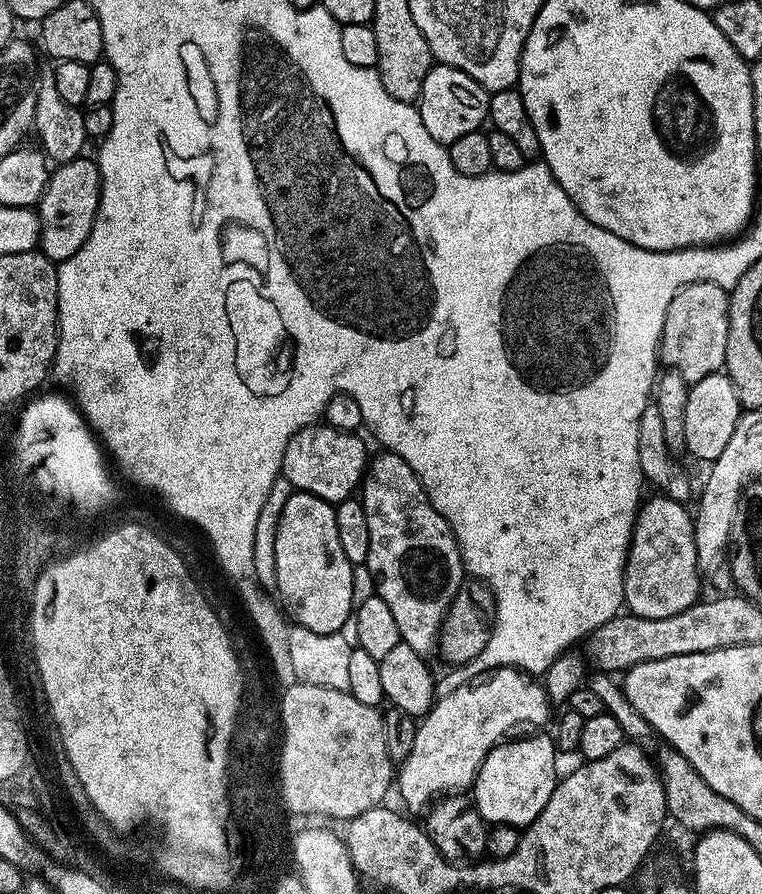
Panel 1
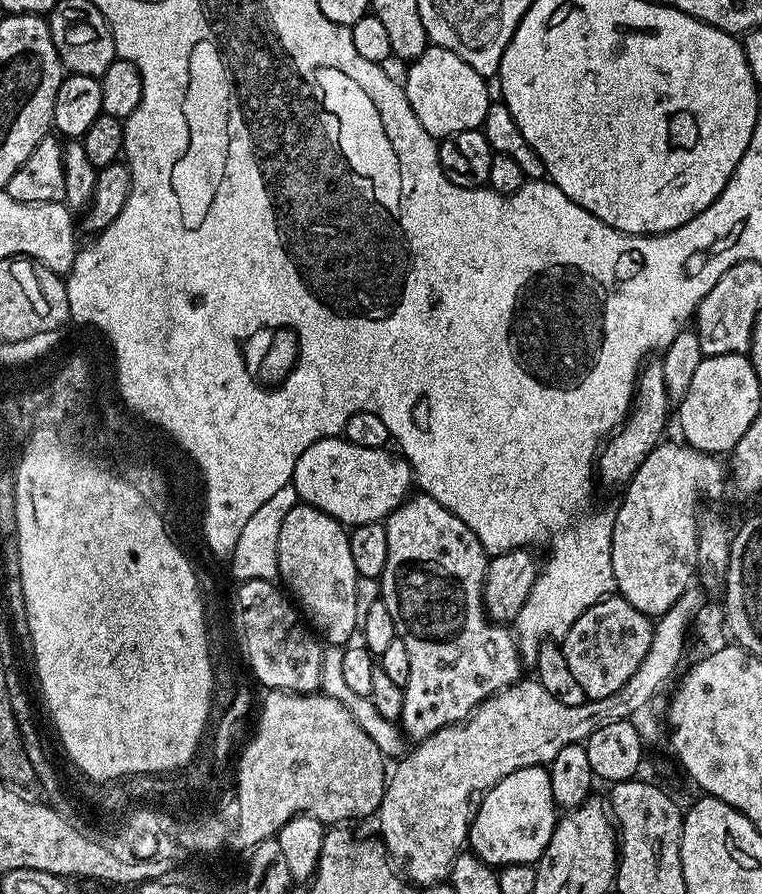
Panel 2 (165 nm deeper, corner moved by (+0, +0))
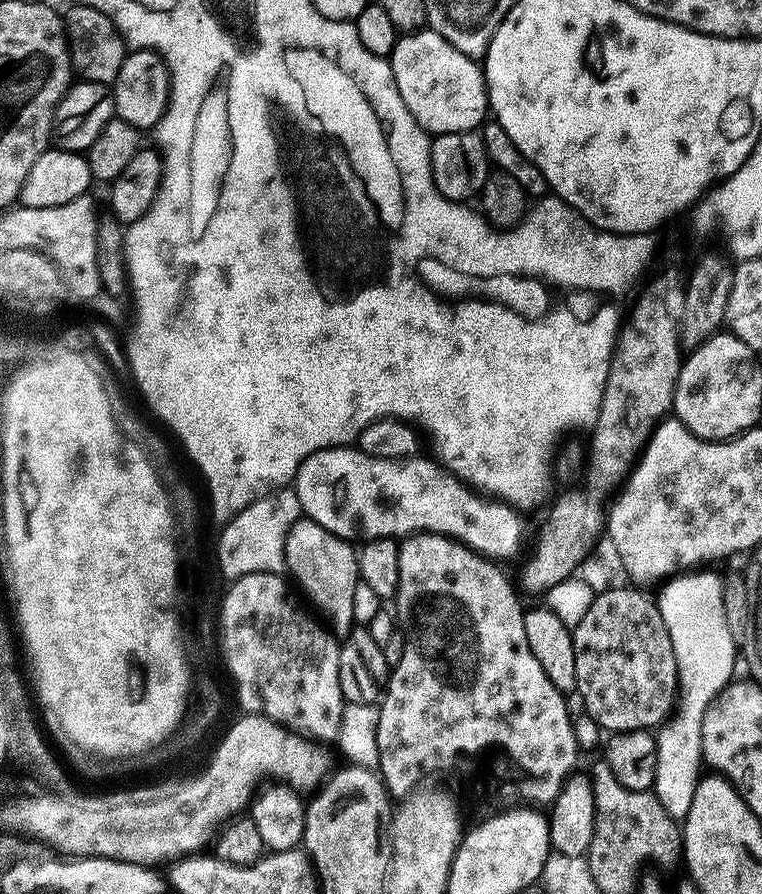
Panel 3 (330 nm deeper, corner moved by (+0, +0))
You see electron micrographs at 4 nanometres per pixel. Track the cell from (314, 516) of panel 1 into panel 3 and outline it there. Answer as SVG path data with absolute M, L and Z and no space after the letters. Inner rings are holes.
M301 518L293 524L284 547L287 575L300 583L299 591L312 599L311 607L317 613L324 612L323 619L340 638L347 637L354 626L354 590L360 579L357 555L357 549L344 537L334 535L318 522L307 518Z

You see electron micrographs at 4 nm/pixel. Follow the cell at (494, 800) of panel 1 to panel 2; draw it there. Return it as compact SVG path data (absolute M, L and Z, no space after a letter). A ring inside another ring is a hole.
M530 766L514 770L514 774L506 774L506 778L484 793L472 817L466 844L472 855L493 866L535 865L554 834L557 819L558 807L551 793L549 769Z

